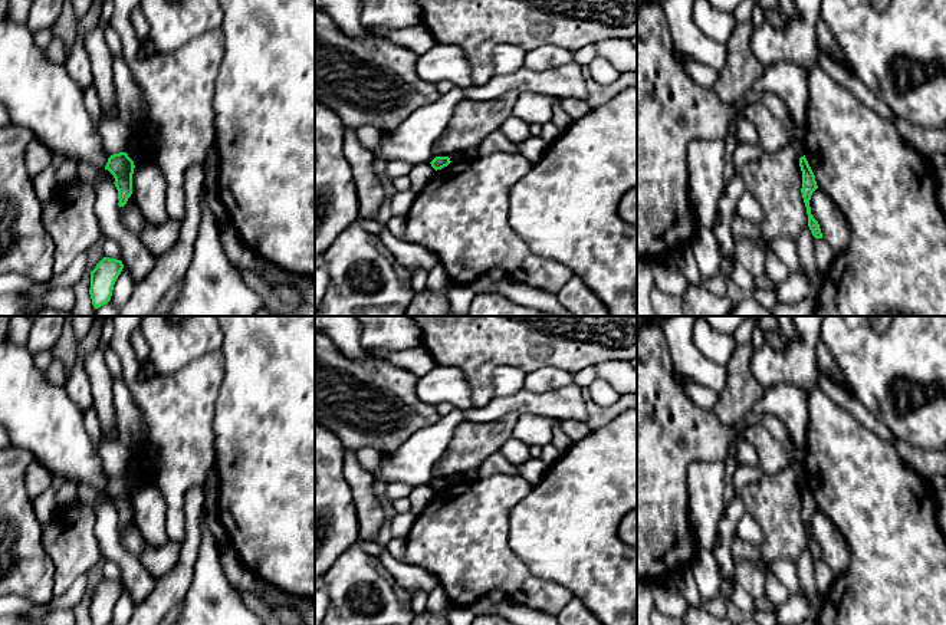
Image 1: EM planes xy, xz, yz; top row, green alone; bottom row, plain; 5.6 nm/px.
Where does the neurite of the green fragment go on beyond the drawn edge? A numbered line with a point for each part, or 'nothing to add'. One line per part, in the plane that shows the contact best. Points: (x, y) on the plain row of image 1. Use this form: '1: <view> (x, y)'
nothing to add

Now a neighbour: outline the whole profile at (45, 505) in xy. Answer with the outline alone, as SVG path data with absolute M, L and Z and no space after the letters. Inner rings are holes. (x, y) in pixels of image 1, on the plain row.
M50 486L46 491L32 500L36 517L43 527L58 511L56 490Z

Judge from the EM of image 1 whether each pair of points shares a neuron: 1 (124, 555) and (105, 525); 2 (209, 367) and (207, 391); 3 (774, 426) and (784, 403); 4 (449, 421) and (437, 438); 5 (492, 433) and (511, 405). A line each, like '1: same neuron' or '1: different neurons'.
1: same neuron
2: same neuron
3: different neurons
4: same neuron
5: different neurons

